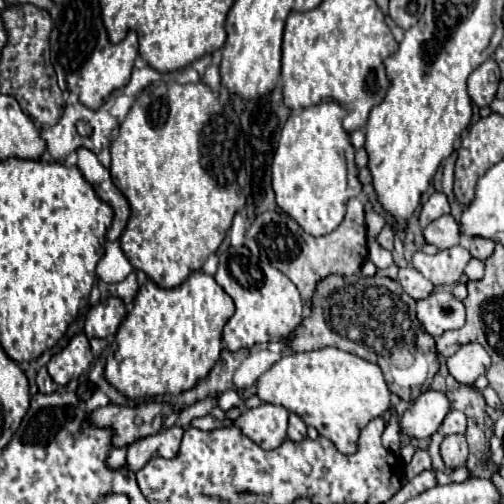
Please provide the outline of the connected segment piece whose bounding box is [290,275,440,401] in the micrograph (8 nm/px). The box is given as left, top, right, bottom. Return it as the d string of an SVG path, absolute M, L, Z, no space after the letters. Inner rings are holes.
M338 277L322 279L312 297L312 317L294 331L290 345L294 351L314 351L338 347L370 363L380 365L388 389L402 401L414 401L440 369L434 339L416 319L416 301L388 277ZM408 373L408 375L406 375Z

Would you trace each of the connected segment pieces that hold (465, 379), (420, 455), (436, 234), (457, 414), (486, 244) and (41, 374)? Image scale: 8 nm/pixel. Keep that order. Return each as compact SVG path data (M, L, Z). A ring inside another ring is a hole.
M466 343L448 359L450 375L464 385L472 385L480 375L488 371L488 367L490 355L480 343Z
M416 449L412 461L410 461L408 467L406 467L406 477L404 477L404 481L412 479L414 475L418 475L418 473L422 473L422 471L426 471L426 469L432 469L430 455L428 455L428 451L424 451L424 449Z
M442 215L424 229L424 239L438 249L450 249L460 243L460 225L452 215Z
M452 409L452 411L448 413L448 417L444 419L444 423L442 423L440 431L442 431L444 435L466 433L466 415L464 415L462 411L456 411L456 409Z
M462 237L462 241L464 241L464 247L466 247L466 241L468 241L468 251L472 253L472 257L478 257L482 261L486 261L492 255L494 245L496 245L492 239L482 239L482 237L478 237L478 239Z
M42 367L36 376L38 391L44 394L50 394L58 390L59 386L52 380L46 367Z

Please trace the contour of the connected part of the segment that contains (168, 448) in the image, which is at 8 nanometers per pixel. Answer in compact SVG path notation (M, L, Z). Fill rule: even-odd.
M170 427L166 431L160 431L156 435L150 437L142 437L138 441L134 441L128 447L126 453L126 465L130 467L130 471L140 471L152 457L164 457L164 459L172 459L174 455L178 455L180 449L180 441L182 441L184 429L182 427Z

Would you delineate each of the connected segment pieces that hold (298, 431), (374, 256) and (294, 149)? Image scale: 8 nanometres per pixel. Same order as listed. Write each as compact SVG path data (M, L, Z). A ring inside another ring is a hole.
M290 413L290 421L288 421L288 439L292 441L302 441L306 437L306 423L302 421L300 415Z
M376 239L368 241L368 250L368 259L370 258L376 267L389 267L394 264L392 252L382 249Z
M334 101L292 111L272 161L272 187L278 207L314 237L334 231L344 219L346 201L362 191L356 179L354 147L342 129L344 115L346 111Z

